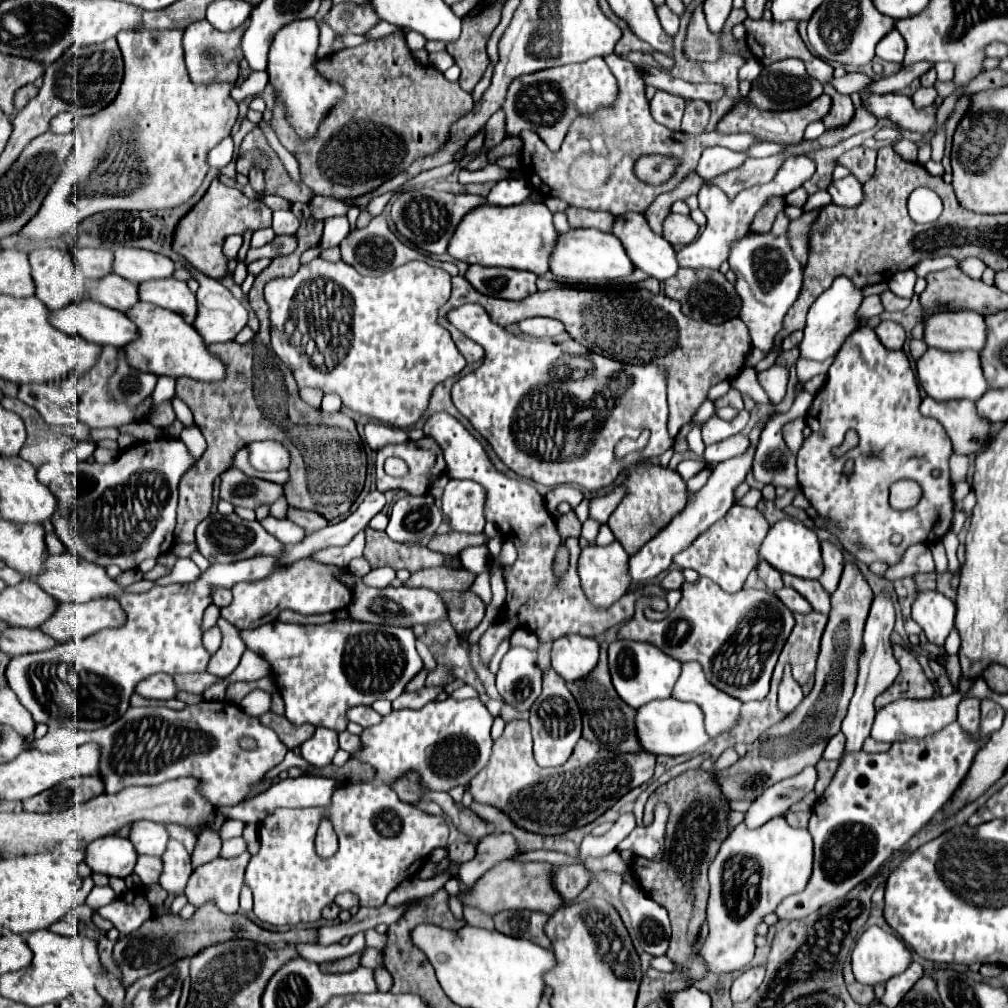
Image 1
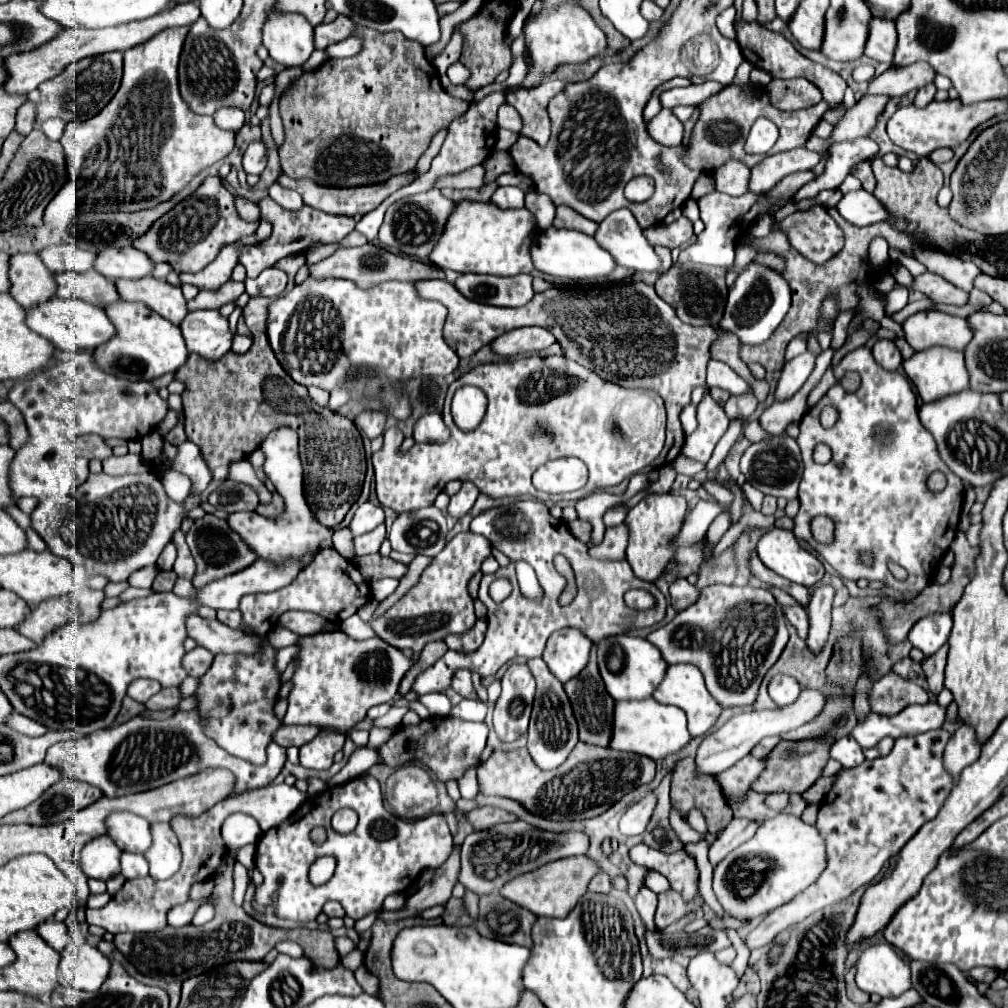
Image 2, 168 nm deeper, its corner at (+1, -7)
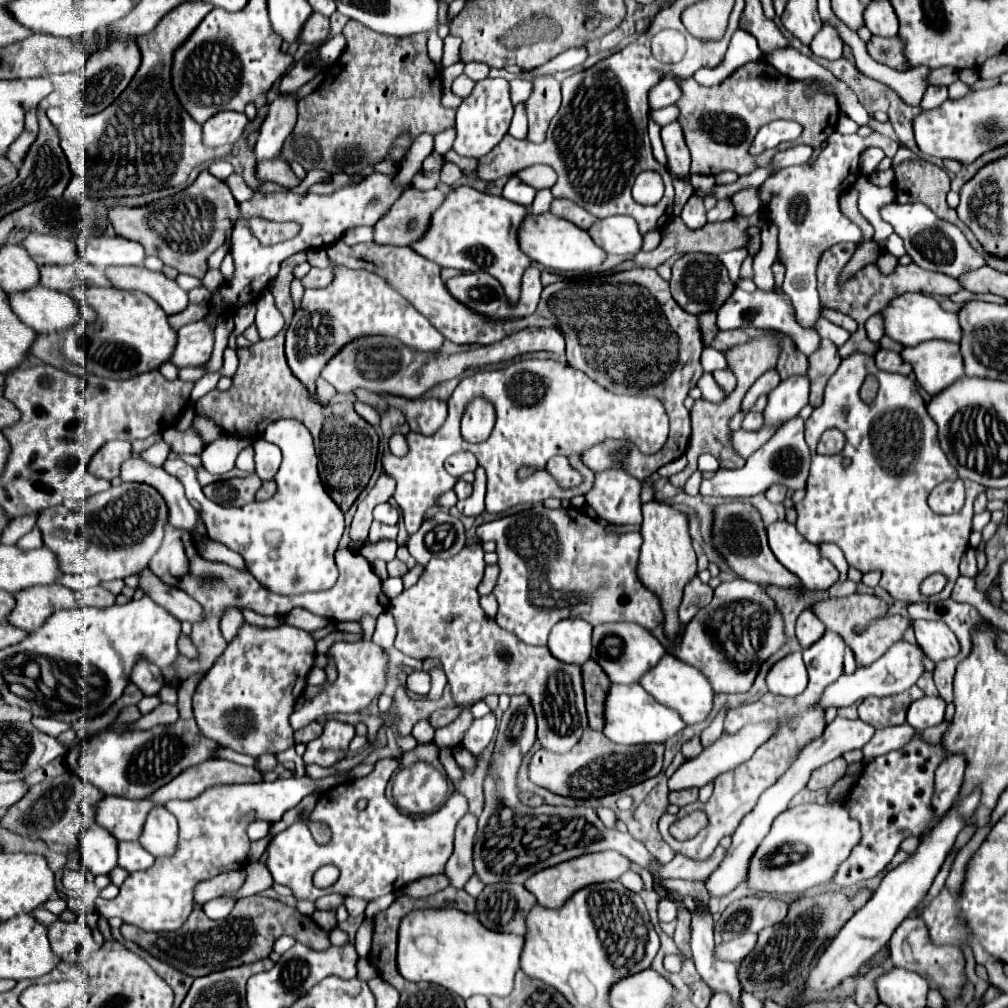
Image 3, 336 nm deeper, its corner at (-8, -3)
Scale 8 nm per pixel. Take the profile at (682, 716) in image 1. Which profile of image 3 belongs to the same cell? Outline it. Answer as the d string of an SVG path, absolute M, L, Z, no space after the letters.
M611 686L611 696L607 698L607 720L603 734L617 744L665 744L685 728L677 710L659 704L649 692L639 686Z

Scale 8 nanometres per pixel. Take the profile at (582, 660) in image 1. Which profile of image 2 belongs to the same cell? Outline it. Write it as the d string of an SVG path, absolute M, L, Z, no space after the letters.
M562 628L550 636L542 660L558 680L568 682L586 666L590 648L592 642L582 632L576 628Z

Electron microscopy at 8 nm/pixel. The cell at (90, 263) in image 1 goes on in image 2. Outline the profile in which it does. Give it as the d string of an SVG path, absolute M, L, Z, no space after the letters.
M54 244L38 252L50 272L88 272L94 266L94 252L86 252L76 244Z

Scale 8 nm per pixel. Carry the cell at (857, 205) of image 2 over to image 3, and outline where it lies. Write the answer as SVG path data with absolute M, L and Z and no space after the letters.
M891 202L891 204L885 204L879 210L879 214L885 222L889 222L893 226L895 234L899 234L903 238L907 254L913 258L913 262L925 270L943 272L947 276L959 278L965 272L971 272L971 270L985 264L983 256L979 256L979 252L975 252L971 248L971 244L967 242L963 232L955 224L937 218L925 204Z

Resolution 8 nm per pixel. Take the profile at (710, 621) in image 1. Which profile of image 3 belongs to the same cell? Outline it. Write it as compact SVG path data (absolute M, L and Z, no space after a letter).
M735 578L715 588L711 604L701 608L683 630L681 640L671 644L671 654L703 670L715 692L735 694L751 690L761 664L785 642L785 622L769 592L755 582Z

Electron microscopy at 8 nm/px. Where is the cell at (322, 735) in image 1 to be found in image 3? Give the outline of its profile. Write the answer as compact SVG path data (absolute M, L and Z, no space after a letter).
M327 720L323 734L307 744L307 752L303 754L305 764L319 764L325 768L333 766L335 762L345 758L353 736L355 726L337 720Z

